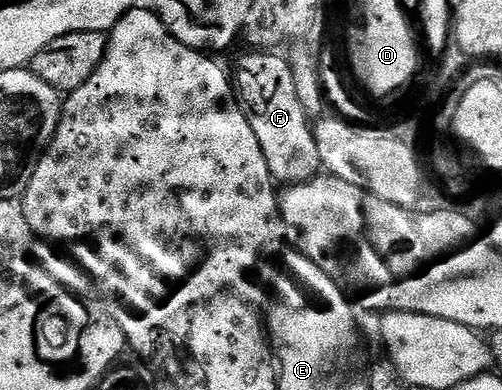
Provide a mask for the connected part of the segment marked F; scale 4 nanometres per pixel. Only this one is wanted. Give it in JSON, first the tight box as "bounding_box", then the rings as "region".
{"bounding_box":[236,53,323,185],"region":[[[250,53],[238,63],[236,94],[242,111],[264,149],[272,177],[282,185],[306,183],[323,170],[319,150],[316,149],[311,116],[307,115],[300,97],[296,97],[293,66],[285,63],[278,53]]]}

